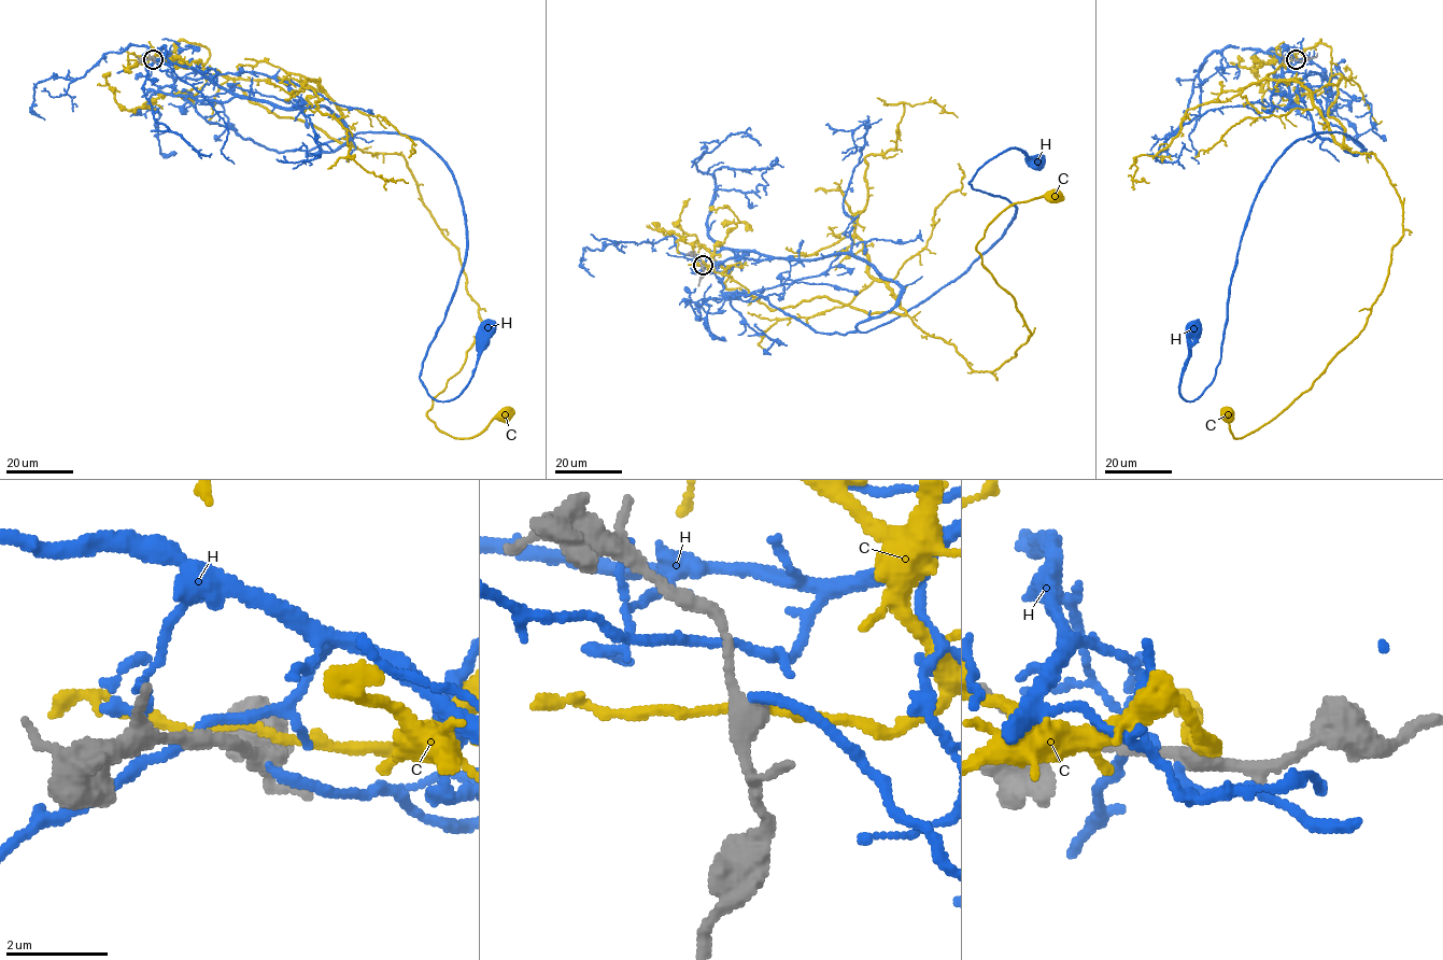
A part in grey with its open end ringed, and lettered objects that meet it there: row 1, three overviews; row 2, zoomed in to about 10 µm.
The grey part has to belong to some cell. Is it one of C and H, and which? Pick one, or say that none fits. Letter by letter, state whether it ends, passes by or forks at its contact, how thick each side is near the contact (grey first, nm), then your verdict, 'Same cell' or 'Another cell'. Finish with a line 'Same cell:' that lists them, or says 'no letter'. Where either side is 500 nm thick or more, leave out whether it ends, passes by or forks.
C: It passes by. Thickness 320 nm (grey) against 180 nm. Another cell
H: It passes by. Thickness 340 nm (grey) against 130 nm. Same cell
Same cell: H

